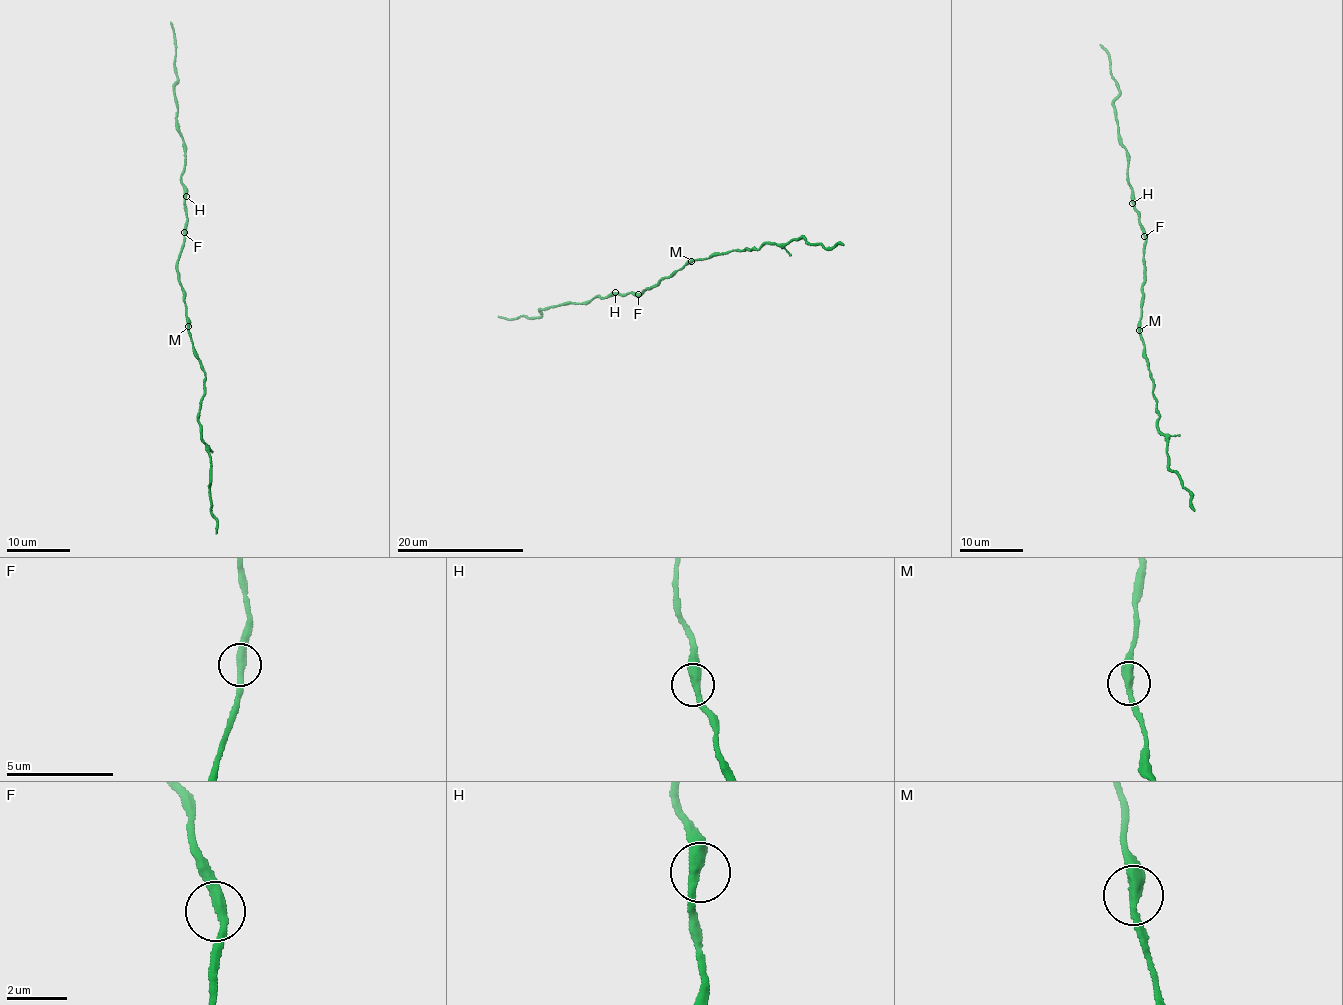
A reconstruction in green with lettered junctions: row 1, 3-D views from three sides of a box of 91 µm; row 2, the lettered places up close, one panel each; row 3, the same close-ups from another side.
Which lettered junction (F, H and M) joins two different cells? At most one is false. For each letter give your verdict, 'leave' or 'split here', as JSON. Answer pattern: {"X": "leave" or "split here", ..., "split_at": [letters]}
{"F": "leave", "H": "leave", "M": "leave", "split_at": []}

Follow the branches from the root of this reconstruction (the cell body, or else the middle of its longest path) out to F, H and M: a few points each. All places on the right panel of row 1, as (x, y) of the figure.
F: (1143, 284), (1144, 236)
H: (1143, 284), (1145, 232), (1140, 223), (1139, 212), (1132, 203)
M: (1143, 284), (1139, 329)

